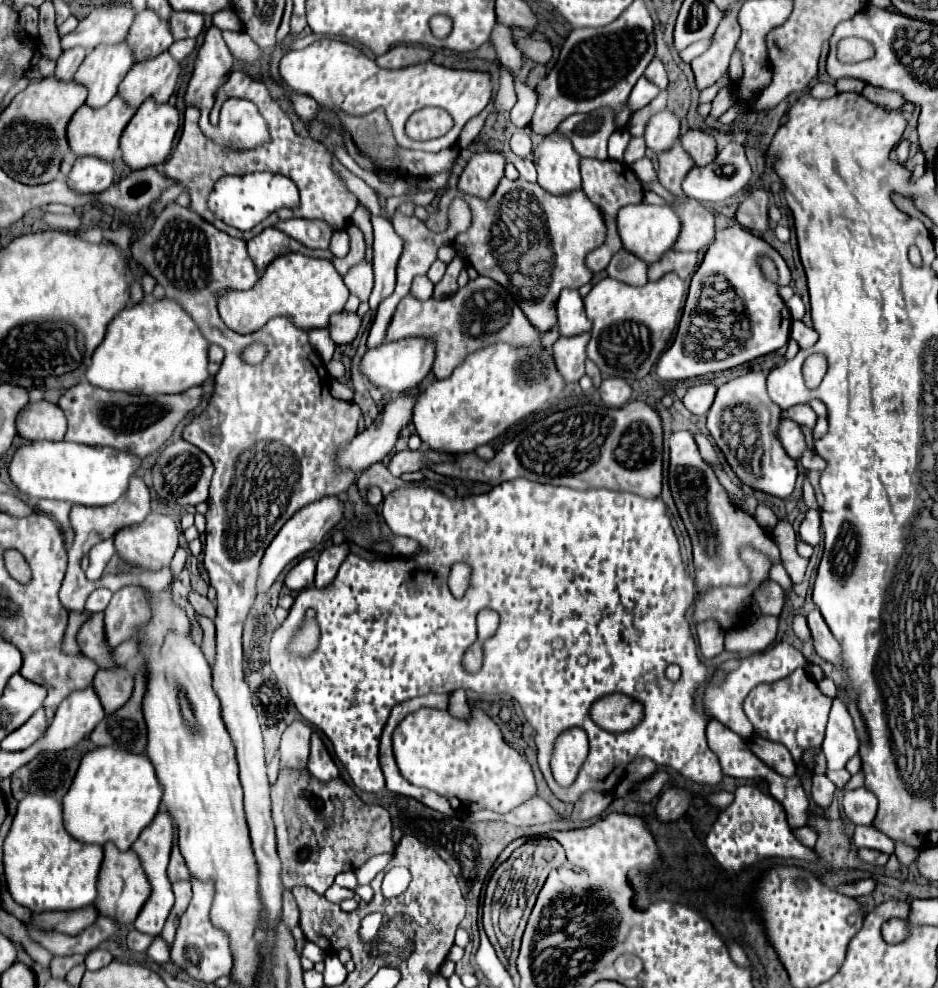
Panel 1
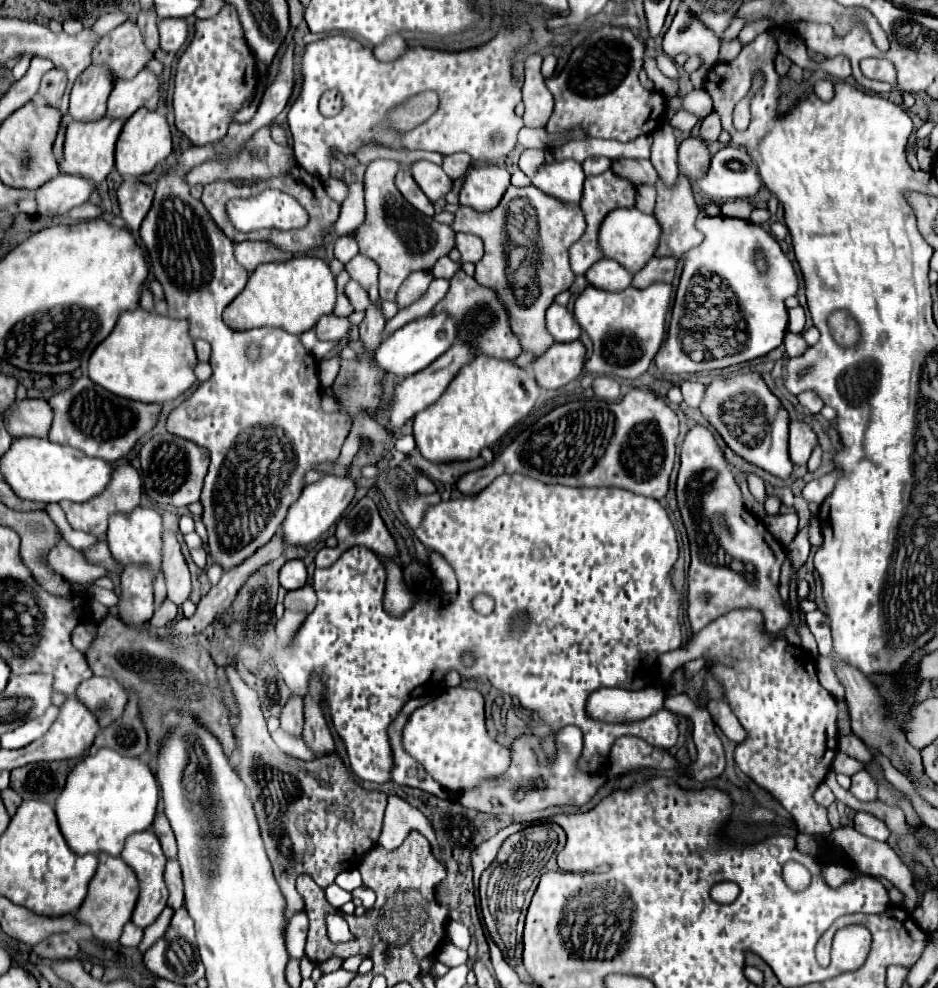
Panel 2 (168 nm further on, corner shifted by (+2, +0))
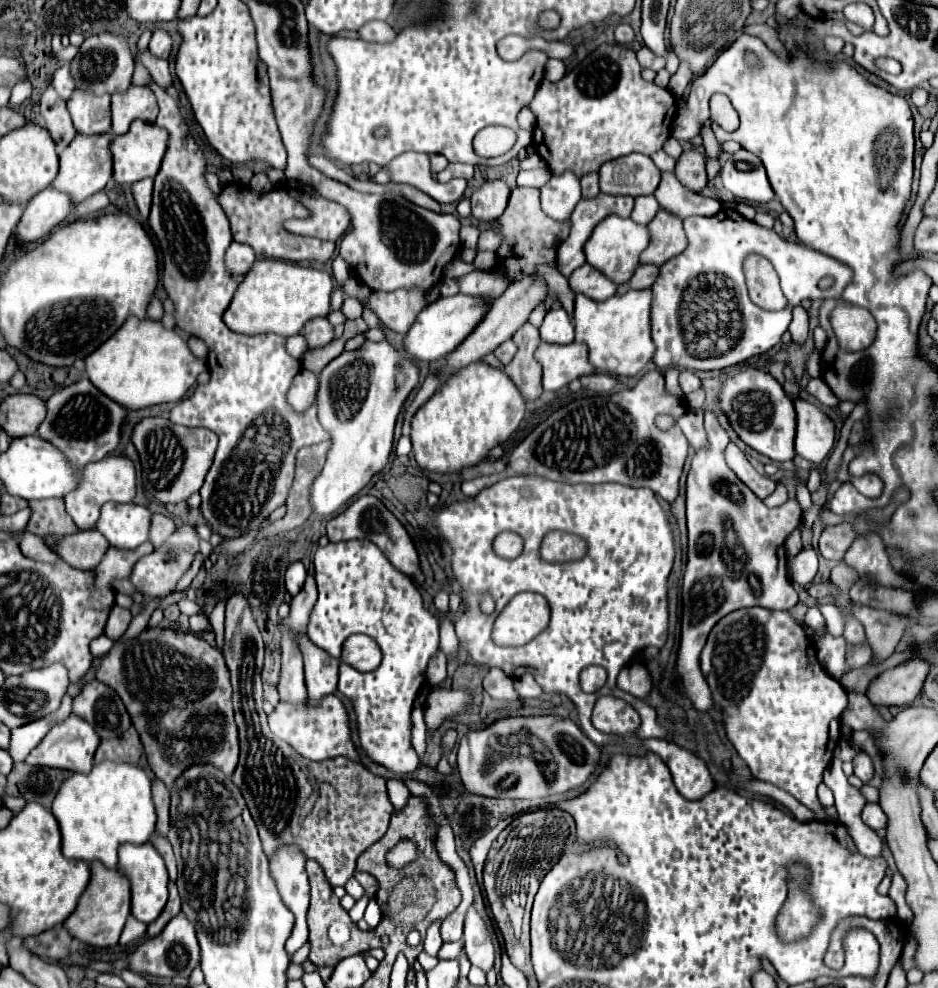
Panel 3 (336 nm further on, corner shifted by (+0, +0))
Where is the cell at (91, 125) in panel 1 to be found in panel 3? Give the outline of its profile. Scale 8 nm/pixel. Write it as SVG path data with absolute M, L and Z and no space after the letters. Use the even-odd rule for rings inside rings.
M77 134L75 140L61 152L59 156L59 174L53 180L51 188L59 190L59 192L67 192L67 196L71 196L73 204L83 202L85 198L93 196L97 190L103 190L107 180L113 174L113 158L111 158L111 134L99 134L99 136L83 136Z

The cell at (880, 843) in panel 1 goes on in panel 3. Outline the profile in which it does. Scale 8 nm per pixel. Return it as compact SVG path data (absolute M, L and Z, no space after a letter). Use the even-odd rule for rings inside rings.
M873 802L865 804L865 808L863 808L863 812L861 812L861 818L863 818L863 822L865 822L869 828L873 828L873 830L883 830L883 828L887 826L887 816L885 816L885 812L881 810L879 804L873 804Z

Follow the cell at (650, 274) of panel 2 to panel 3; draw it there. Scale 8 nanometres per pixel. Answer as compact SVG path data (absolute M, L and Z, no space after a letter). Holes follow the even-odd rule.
M645 264L645 266L639 266L635 270L635 276L631 276L629 282L621 284L617 288L617 294L623 294L623 292L629 292L629 290L647 290L653 286L655 278L659 274L659 268L657 266L651 266L651 264Z

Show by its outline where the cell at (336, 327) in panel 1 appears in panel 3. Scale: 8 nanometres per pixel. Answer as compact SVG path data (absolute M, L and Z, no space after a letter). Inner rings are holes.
M313 318L305 324L303 336L307 340L307 348L321 348L333 340L333 326L329 324L327 318Z

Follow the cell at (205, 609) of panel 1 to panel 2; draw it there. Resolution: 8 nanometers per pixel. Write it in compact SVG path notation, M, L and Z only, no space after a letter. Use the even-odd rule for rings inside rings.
M173 532L163 534L163 574L167 582L167 596L181 606L191 596L191 580L187 562L179 550L179 542Z

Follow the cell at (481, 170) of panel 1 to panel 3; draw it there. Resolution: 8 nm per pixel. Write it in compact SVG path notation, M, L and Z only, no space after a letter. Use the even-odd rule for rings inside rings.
M493 180L485 182L481 188L477 188L471 196L473 204L473 218L481 222L493 222L497 220L509 200L509 188L503 180Z

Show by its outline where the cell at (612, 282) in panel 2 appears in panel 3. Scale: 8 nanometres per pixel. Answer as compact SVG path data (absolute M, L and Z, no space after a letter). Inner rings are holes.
M583 264L569 276L569 288L573 290L573 294L591 296L591 300L607 300L615 294L617 284L613 284L589 264Z

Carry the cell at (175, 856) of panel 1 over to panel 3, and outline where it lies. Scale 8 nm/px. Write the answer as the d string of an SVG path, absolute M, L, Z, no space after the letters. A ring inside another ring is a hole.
M153 780L151 784L153 790L153 804L157 812L157 832L167 836L169 830L169 788L161 780Z

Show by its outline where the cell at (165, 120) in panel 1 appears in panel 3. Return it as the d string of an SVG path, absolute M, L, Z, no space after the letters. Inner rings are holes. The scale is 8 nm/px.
M135 120L131 128L117 136L111 142L111 154L113 154L113 178L117 184L133 184L143 178L153 178L159 172L163 154L167 150L169 132L159 128L157 124L147 124L143 120Z

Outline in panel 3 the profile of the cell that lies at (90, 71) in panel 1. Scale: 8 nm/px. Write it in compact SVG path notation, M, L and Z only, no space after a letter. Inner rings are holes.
M75 90L67 100L73 126L79 134L105 134L111 132L109 96L95 96L91 92Z

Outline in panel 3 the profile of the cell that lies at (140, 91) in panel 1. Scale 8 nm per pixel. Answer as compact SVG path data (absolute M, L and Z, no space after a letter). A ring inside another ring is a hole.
M131 86L125 94L111 96L111 114L113 114L113 132L125 134L133 120L155 122L159 112L155 94L147 86Z

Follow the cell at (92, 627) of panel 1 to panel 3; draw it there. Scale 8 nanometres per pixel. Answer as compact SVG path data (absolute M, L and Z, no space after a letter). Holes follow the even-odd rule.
M147 628L137 638L111 648L97 670L97 680L121 696L141 736L149 768L167 786L191 764L215 764L225 776L233 774L239 734L231 706L229 670L225 670L221 650L193 634Z

